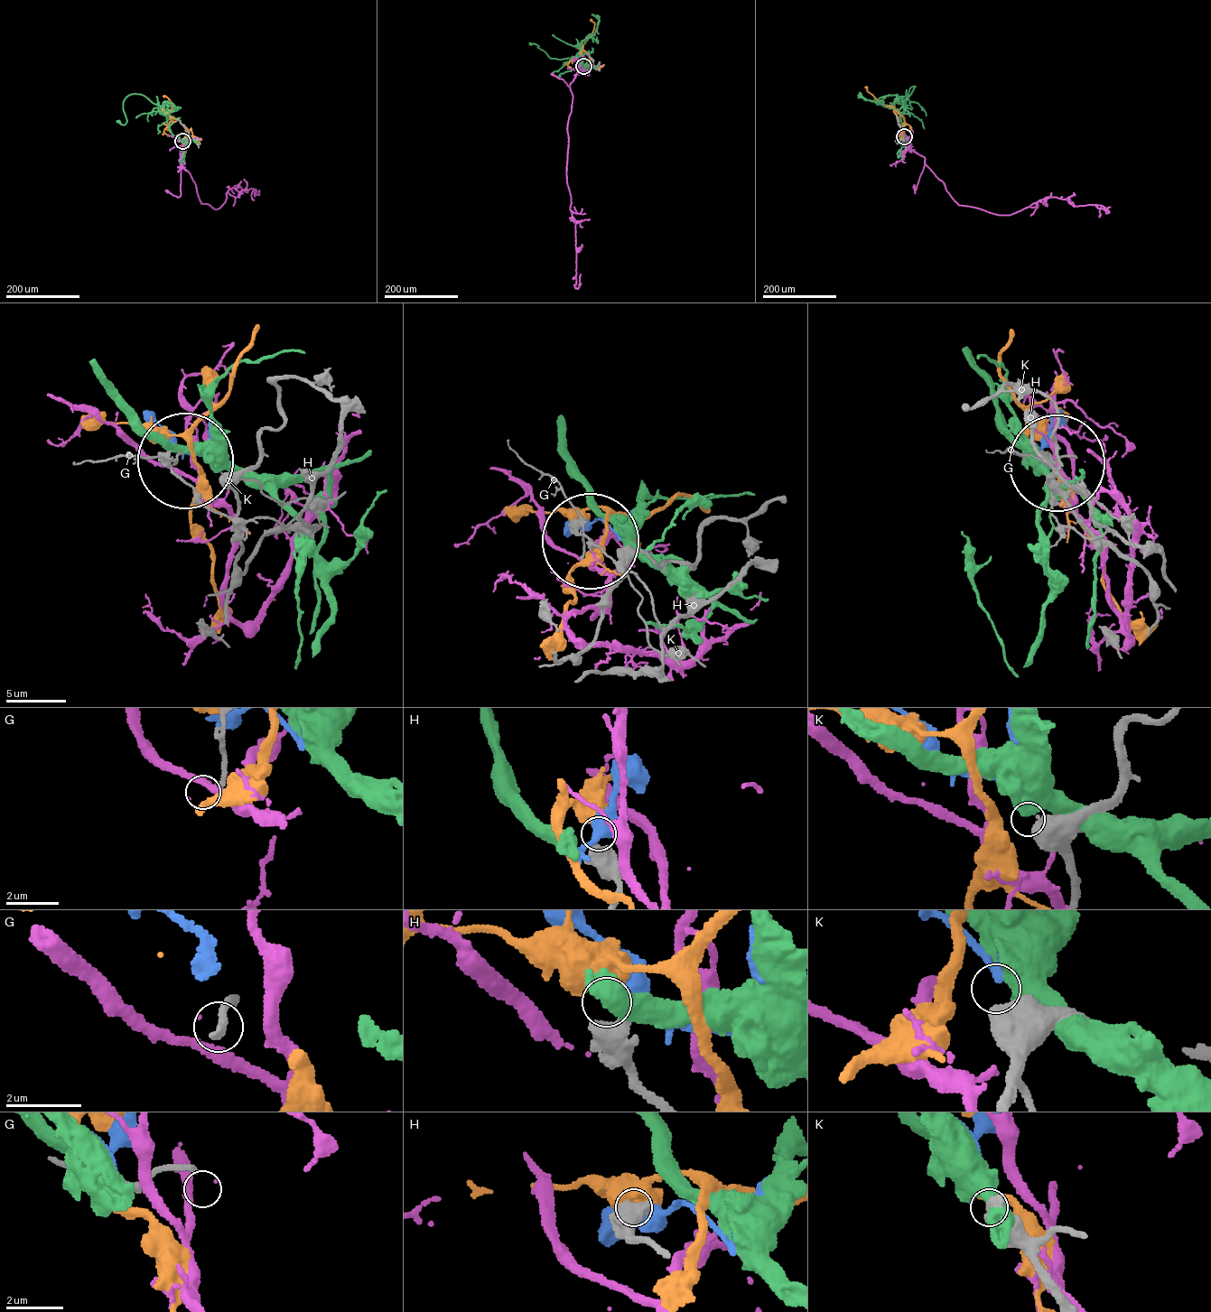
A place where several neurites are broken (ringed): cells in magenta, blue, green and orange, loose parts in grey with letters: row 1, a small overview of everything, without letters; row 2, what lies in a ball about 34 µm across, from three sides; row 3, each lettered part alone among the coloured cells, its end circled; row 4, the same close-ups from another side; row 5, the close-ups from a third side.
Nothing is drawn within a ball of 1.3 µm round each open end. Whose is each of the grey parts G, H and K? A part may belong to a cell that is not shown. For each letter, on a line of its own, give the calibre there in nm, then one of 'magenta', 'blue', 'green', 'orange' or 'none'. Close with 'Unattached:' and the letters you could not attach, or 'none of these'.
G: 180 nm | none
H: 700 nm | none
K: 750 nm | blue
Unattached: G, H

